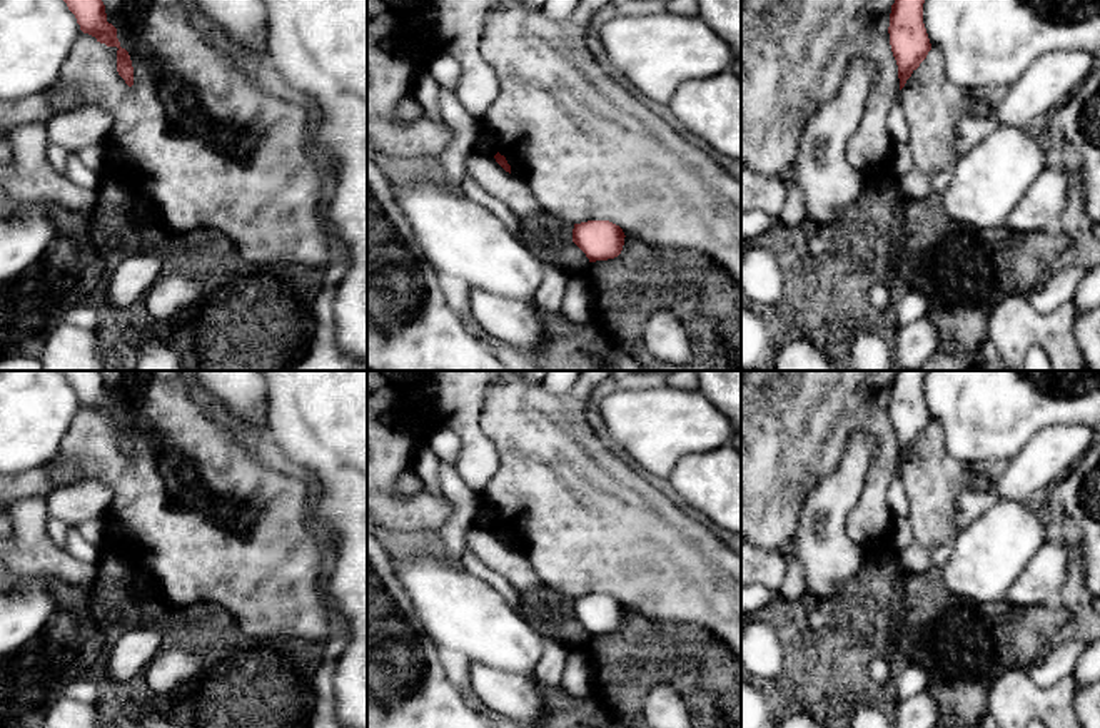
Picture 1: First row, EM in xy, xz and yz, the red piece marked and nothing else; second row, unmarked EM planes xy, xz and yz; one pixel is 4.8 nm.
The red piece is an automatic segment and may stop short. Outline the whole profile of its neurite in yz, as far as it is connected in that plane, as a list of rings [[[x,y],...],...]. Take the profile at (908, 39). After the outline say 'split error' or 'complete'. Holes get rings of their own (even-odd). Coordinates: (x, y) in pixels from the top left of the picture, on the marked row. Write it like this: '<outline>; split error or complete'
[[[895,0],[890,13],[890,45],[898,65],[900,90],[931,50],[923,23],[925,0]]]; complete

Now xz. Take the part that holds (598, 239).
[[[588,220],[574,224],[573,242],[586,254],[589,262],[614,259],[624,245],[624,232],[609,220]]]; complete

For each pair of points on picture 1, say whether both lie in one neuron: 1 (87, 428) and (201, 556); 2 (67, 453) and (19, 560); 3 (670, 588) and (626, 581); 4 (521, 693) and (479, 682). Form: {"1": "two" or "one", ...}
{"1": "one", "2": "one", "3": "one", "4": "one"}

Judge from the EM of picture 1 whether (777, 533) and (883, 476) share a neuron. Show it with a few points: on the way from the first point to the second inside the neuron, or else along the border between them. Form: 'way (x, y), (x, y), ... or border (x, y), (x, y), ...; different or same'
way (803, 510), (837, 476), (857, 476); same

